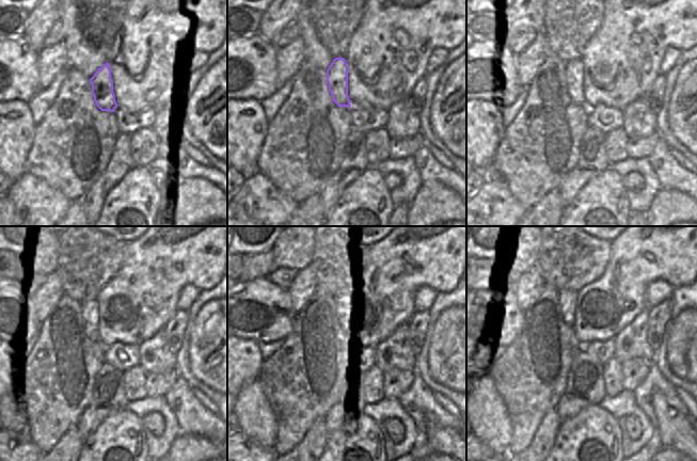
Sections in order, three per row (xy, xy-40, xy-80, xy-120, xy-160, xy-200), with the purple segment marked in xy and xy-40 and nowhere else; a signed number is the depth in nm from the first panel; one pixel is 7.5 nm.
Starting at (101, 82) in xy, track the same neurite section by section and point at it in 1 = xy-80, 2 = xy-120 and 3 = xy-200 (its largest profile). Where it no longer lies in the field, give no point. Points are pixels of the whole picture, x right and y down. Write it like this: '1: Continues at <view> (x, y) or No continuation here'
1: Continues at xy-80 (574, 67)
2: Continues at xy-120 (90, 308)
3: Continues at xy-200 (567, 298)

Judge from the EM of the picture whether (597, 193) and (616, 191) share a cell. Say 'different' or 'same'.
same

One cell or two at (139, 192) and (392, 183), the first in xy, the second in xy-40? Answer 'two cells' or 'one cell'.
two cells

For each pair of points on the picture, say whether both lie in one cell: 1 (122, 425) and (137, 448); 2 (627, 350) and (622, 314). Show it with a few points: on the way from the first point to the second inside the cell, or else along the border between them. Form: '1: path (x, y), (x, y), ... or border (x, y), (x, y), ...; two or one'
1: path (122, 430), (122, 433), (131, 443); one
2: border (642, 310), (614, 338); two

